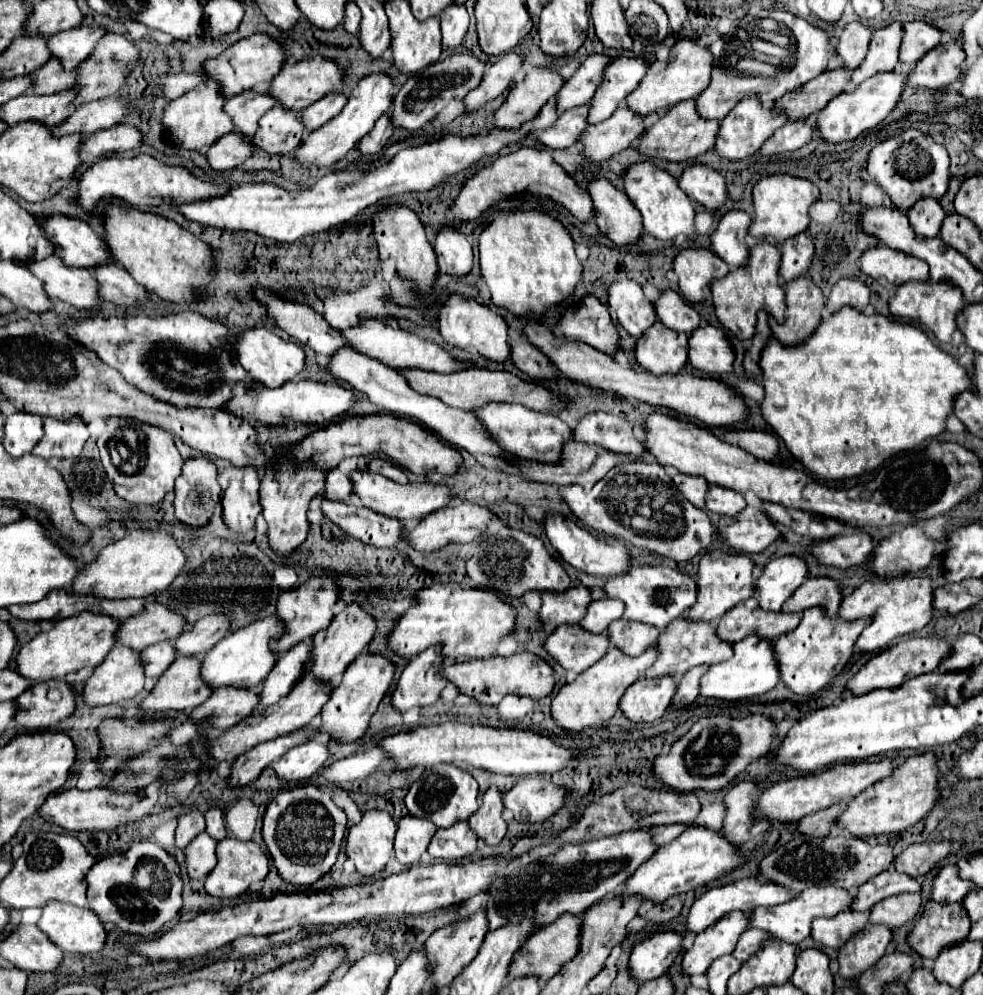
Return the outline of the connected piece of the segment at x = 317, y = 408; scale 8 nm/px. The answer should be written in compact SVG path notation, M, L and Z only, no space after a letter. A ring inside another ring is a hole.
M290 381L282 389L252 389L246 391L242 385L234 385L233 398L228 403L228 411L236 417L258 421L260 425L278 425L284 417L292 417L300 423L324 423L336 417L350 415L356 405L354 391L338 383L316 383L316 381Z

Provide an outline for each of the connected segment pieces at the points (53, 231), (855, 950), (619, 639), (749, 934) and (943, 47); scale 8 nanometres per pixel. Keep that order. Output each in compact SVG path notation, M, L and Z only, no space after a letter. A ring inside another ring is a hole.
M52 215L42 219L42 227L56 245L56 255L60 255L66 265L94 269L114 263L106 241L86 221Z
M870 925L866 933L858 933L854 941L848 941L838 951L840 975L846 979L858 979L886 953L892 941L892 935L894 935L892 929L882 925Z
M616 619L608 625L606 629L608 639L612 645L616 645L624 655L628 657L638 657L642 655L654 641L658 639L658 629L652 625L642 625L642 623L626 623L622 619Z
M750 927L746 933L742 933L742 937L738 939L738 945L736 945L736 949L734 949L734 957L738 957L738 961L748 961L752 955L756 955L760 949L762 949L762 945L764 945L764 941L766 939L772 939L772 935L768 933L768 931L764 931L764 929L754 929L754 927Z
M944 41L928 51L908 75L908 85L922 89L940 89L958 79L964 53L958 41Z

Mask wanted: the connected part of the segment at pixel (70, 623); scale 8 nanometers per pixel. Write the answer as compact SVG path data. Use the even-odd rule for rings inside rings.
M78 613L70 619L58 621L50 631L38 633L32 641L28 641L16 655L18 673L28 681L42 683L50 679L62 679L68 673L80 671L86 665L100 665L106 653L114 645L114 631L118 621L108 615L94 615L94 613Z

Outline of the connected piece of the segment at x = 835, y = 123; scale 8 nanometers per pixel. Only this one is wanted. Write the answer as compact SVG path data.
M880 73L880 75L866 79L858 87L848 87L846 91L836 95L818 113L818 119L814 123L816 135L824 143L832 143L832 145L838 145L838 143L844 143L844 141L854 141L860 133L874 129L894 109L904 87L906 87L906 75L898 75L898 73Z

